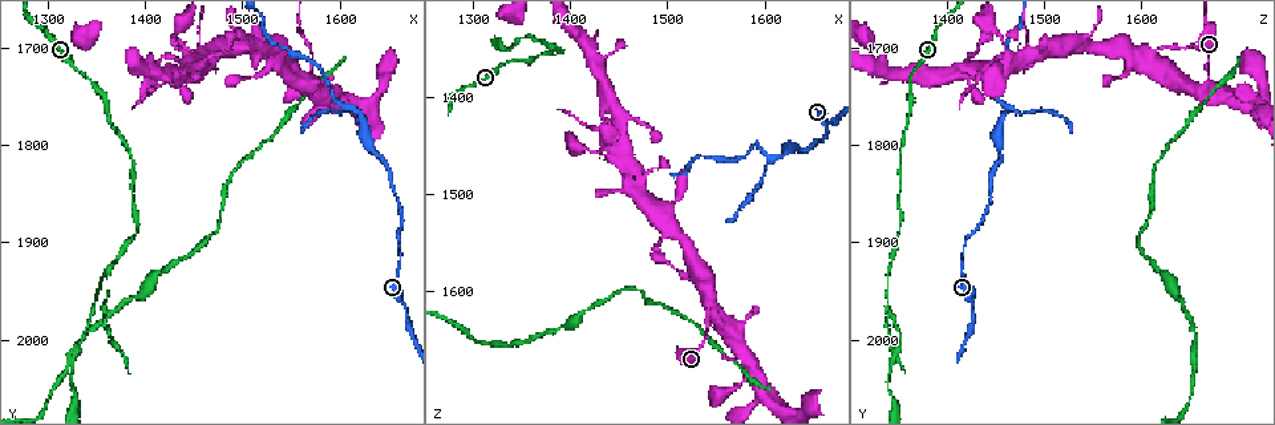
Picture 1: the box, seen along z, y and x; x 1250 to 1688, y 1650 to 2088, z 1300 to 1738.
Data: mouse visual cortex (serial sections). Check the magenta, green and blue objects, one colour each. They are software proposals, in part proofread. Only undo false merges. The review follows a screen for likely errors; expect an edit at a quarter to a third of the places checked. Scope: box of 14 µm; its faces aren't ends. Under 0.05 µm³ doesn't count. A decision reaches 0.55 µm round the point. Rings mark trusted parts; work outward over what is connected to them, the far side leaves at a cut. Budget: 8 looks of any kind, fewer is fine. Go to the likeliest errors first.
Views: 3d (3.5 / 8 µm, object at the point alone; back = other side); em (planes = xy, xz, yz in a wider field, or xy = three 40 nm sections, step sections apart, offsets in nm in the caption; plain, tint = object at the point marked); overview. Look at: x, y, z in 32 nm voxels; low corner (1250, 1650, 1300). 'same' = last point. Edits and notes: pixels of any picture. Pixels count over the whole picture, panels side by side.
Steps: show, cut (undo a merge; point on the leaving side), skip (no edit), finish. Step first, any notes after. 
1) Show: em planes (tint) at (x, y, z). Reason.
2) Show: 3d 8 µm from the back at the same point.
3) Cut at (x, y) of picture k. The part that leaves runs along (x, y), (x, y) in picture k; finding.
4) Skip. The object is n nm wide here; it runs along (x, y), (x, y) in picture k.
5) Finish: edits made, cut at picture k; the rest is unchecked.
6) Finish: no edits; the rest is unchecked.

Show: 3d 3.5 µm at (1360, 1930, 1340). A fork.

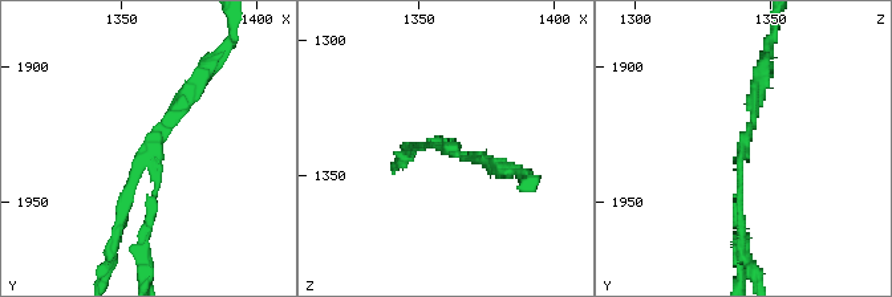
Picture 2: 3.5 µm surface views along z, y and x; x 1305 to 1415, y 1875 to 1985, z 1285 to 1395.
Show: em xy step 3 (tint) at (1361, 1932, 1339). 3 arms meet here; the arms are 100, 100, 200 nm wide.

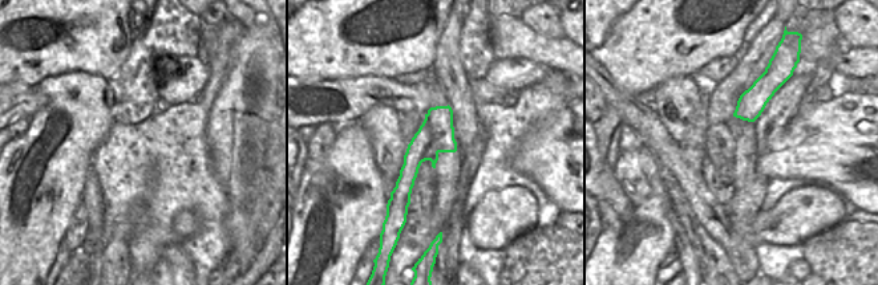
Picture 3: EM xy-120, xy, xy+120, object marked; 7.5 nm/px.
Show: em xy step 5 (tint) at the same point.

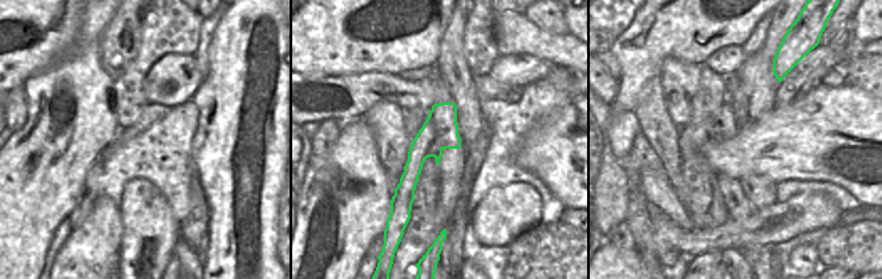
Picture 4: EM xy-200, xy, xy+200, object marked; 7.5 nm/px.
Cut at (151, 214) of picture 2. A border runs along (432, 109), (441, 130), (435, 157) in picture 4; a second cell is stuck on.

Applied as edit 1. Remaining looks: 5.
Show: 3d 8 µm at (1610, 1760, 1465).

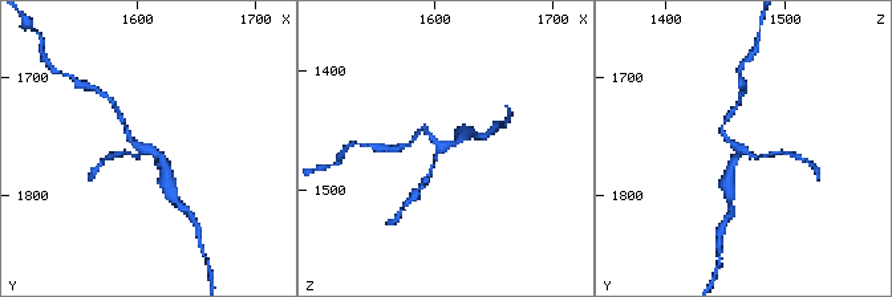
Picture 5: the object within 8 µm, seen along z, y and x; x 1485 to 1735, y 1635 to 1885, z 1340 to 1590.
Show: em xy step 3 (tint) at (1610, 1762, 1464). Need the tissue.

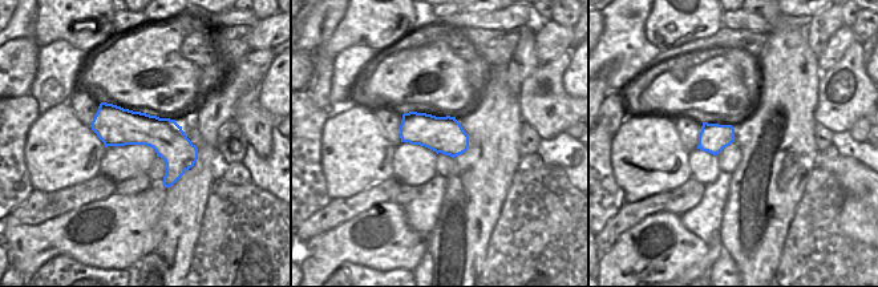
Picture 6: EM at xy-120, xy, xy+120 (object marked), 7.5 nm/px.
Cut at (425, 180) of picture 5. The arms are 150, 150, 300 nm wide; the part that leaves runs along (436, 159), (421, 188), (408, 202) in picture 5; two cells meet here.

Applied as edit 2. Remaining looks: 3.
Finish: edits made, cut at picture 2, cut at picture 5; the rest is unchecked.

